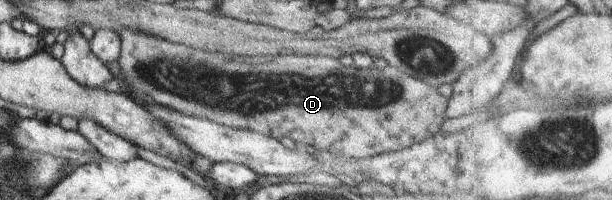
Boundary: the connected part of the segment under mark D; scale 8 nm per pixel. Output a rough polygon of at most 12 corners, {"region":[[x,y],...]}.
{"region":[[129,29],[155,103],[353,160],[437,134],[446,94],[388,65],[206,52]]}

